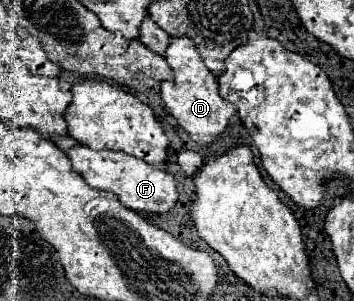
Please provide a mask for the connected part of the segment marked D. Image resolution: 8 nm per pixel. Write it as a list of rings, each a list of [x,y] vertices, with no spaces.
[[[181,36],[181,38],[171,38],[171,44],[165,52],[165,60],[167,64],[173,68],[175,72],[175,80],[173,82],[163,82],[161,84],[161,100],[165,104],[165,108],[169,110],[169,114],[177,120],[177,124],[199,144],[211,144],[215,138],[219,138],[225,128],[229,126],[231,116],[235,116],[235,106],[225,102],[219,96],[219,84],[217,78],[207,70],[207,66],[203,64],[195,44],[191,38]]]

